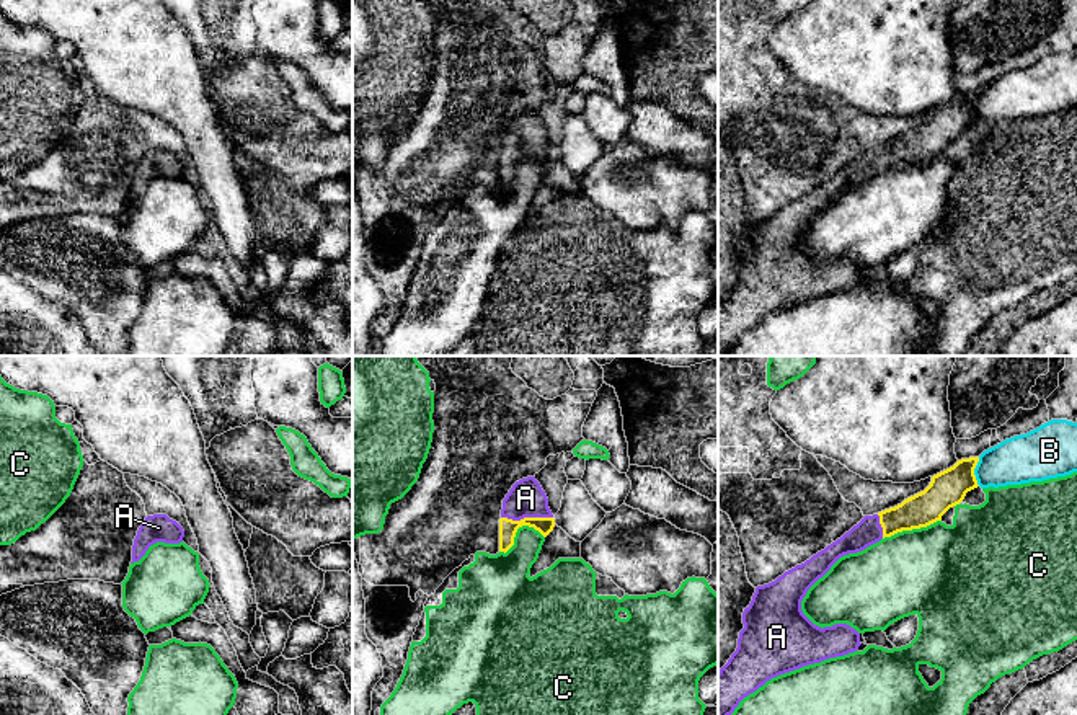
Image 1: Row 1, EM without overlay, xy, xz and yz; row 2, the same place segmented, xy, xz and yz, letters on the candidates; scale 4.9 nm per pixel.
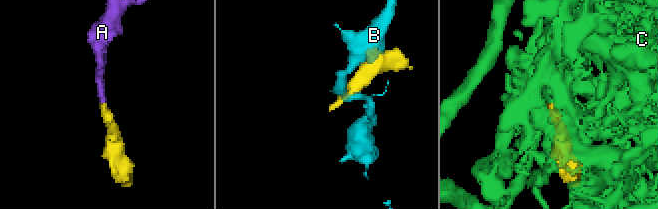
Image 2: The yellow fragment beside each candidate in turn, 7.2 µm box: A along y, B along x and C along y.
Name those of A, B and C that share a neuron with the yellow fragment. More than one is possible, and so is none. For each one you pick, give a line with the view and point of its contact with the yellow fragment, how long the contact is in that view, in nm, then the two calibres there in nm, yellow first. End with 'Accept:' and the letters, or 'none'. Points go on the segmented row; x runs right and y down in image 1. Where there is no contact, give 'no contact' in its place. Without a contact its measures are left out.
A: meets yellow in xz at (527, 518); contact 260 nm long; 90 nm thick on the yellow side, 180 nm on the other
Accept: A

